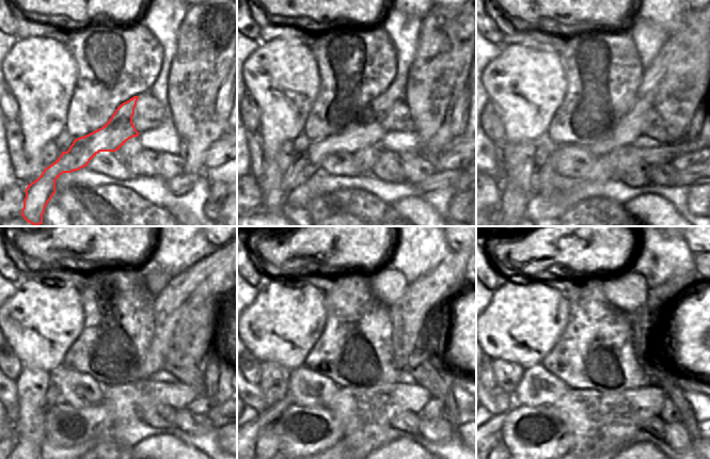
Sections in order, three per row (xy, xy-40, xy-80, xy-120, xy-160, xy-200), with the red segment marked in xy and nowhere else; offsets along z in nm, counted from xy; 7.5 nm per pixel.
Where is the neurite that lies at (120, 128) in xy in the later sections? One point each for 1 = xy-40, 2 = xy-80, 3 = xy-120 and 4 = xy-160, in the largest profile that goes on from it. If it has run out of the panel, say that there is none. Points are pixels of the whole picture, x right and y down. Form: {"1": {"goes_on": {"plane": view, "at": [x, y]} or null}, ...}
{"1": {"goes_on": {"plane": "xy-40", "at": [364, 133]}}, "2": {"goes_on": {"plane": "xy-80", "at": [629, 127]}}, "3": {"goes_on": {"plane": "xy-120", "at": [167, 318]}}, "4": {"goes_on": {"plane": "xy-160", "at": [407, 321]}}}

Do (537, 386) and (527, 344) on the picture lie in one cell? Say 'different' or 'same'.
different

